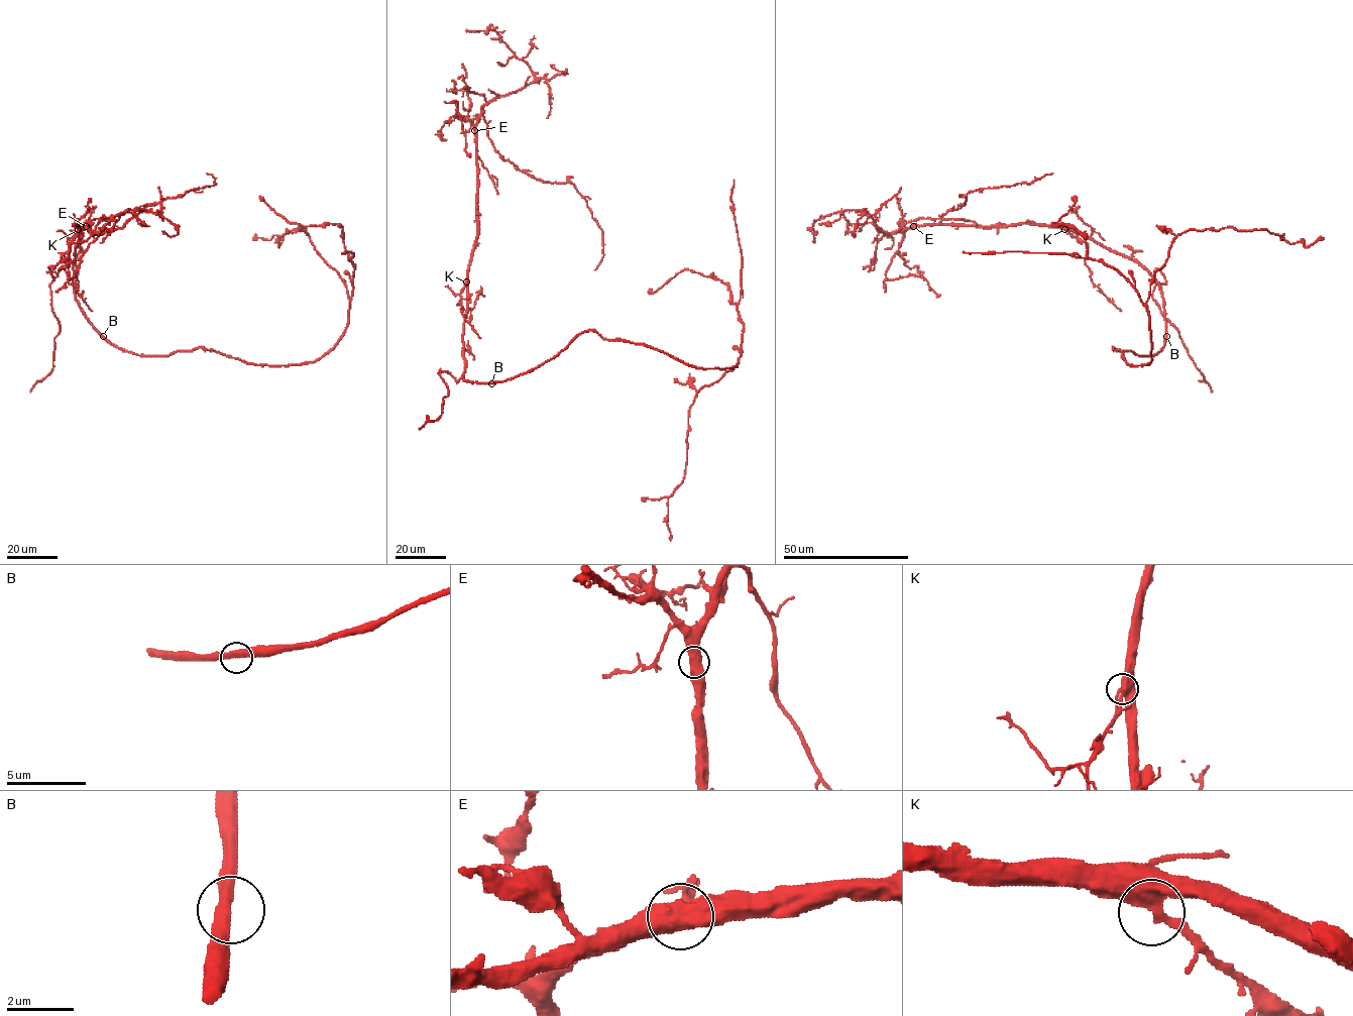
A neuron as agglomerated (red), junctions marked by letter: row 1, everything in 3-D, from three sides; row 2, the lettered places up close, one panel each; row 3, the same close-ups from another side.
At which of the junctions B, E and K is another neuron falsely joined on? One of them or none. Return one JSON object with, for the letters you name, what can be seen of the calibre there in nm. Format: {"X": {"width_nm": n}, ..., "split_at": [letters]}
{"split_at": []}

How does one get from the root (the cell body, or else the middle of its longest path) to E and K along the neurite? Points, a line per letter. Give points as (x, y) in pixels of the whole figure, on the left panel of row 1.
E: (102, 336), (89, 321), (75, 294), (75, 250), (79, 228), (86, 226)
K: (102, 336), (76, 298), (78, 229)

